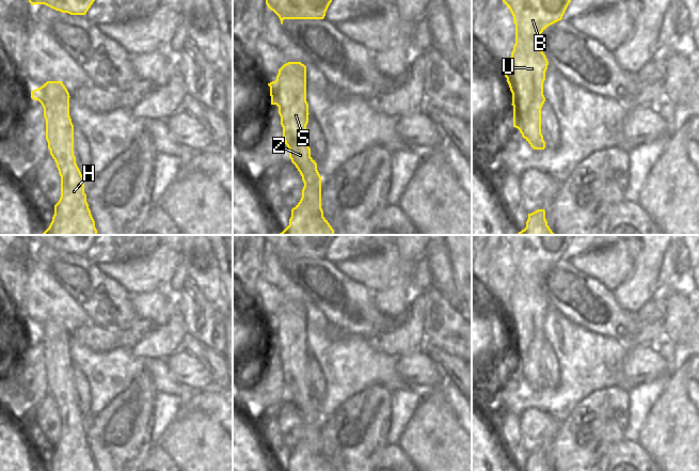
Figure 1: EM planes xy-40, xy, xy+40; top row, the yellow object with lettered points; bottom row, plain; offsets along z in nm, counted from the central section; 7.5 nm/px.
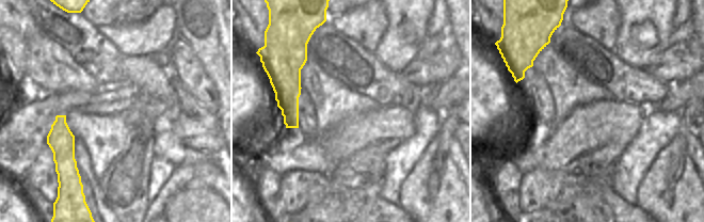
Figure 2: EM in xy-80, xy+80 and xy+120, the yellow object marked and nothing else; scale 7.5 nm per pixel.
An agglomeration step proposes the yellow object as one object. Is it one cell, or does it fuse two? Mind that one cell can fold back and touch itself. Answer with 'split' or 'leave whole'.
leave whole

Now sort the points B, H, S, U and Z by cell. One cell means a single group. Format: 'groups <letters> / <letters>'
groups B H S U Z

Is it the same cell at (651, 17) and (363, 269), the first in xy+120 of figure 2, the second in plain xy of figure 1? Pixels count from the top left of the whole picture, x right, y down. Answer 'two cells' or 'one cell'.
two cells

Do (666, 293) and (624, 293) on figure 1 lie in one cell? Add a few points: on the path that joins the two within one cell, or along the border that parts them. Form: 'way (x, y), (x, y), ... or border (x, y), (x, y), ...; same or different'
border (657, 287), (651, 298); different

